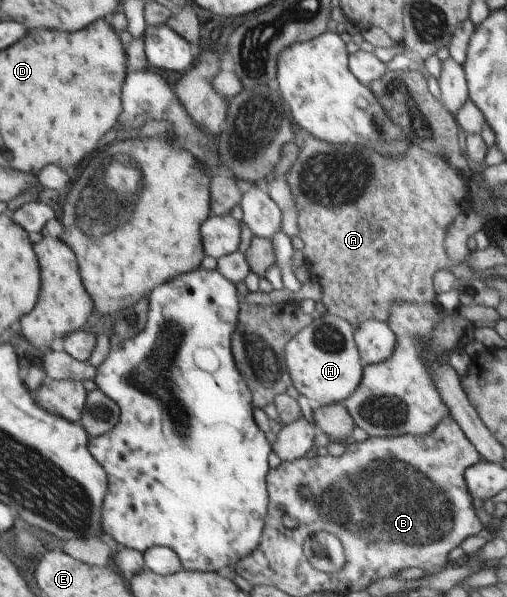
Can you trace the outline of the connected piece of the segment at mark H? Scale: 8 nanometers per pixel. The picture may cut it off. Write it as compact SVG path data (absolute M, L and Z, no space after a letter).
M323 313L315 316L311 324L302 327L285 345L285 362L292 384L299 394L307 396L312 405L321 407L343 403L359 386L363 366L354 331L352 324L343 317Z

